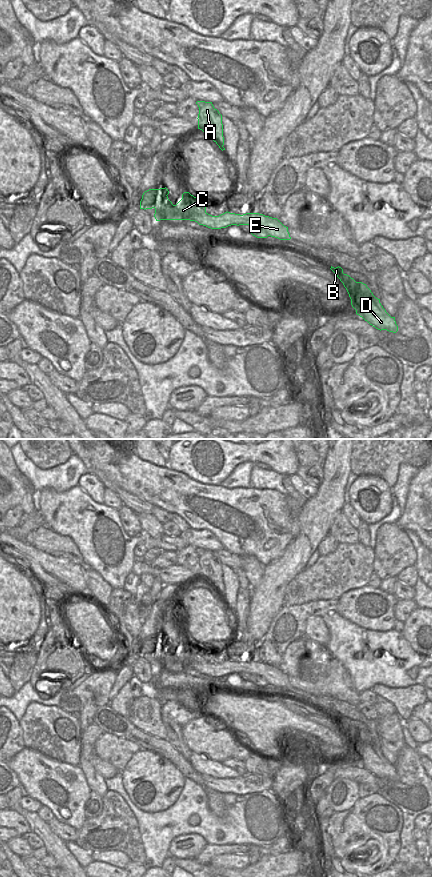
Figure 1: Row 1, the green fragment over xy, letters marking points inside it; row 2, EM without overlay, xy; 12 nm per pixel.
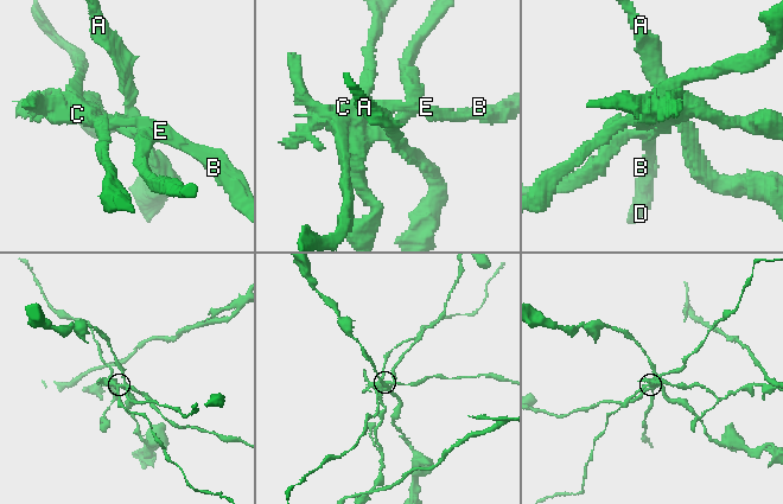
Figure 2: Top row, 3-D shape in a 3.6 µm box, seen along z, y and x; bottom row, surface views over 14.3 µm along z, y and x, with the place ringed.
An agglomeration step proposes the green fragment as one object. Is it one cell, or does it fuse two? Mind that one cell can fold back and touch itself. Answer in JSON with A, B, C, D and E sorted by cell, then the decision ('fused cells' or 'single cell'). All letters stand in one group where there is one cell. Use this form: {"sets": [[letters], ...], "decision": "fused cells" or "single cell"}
{"sets": [["A", "C"], ["B", "D", "E"]], "decision": "fused cells"}

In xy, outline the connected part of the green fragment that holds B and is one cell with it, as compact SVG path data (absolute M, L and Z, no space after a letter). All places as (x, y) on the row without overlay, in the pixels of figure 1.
M341 715L330 716L343 731L349 745L351 753L356 758L356 762L362 765L370 773L378 778L387 778L396 781L398 774L395 765L391 765L376 746L366 732L356 730L349 723L343 721Z

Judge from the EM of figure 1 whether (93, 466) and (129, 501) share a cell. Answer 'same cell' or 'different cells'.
same cell

